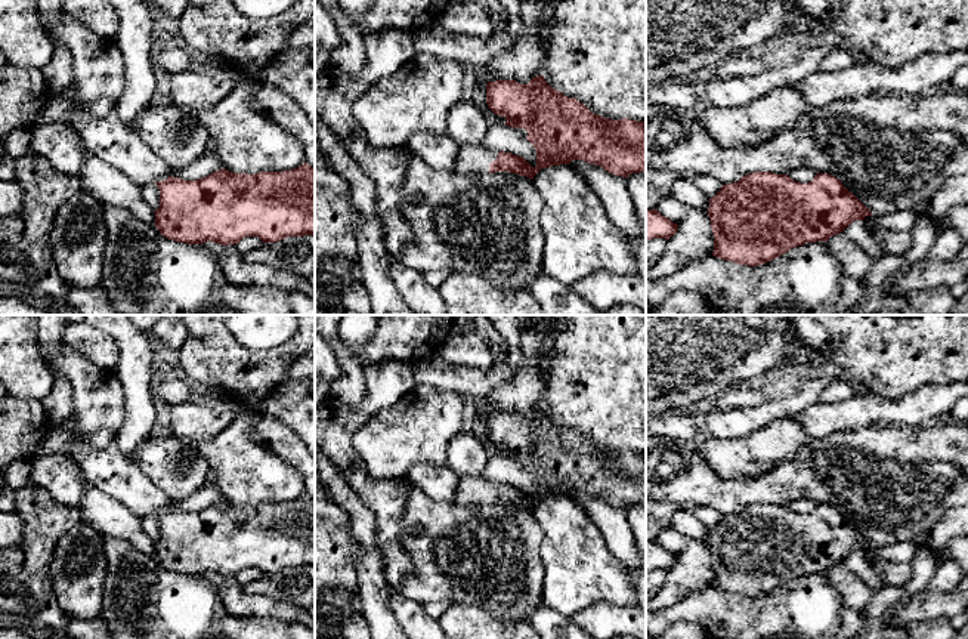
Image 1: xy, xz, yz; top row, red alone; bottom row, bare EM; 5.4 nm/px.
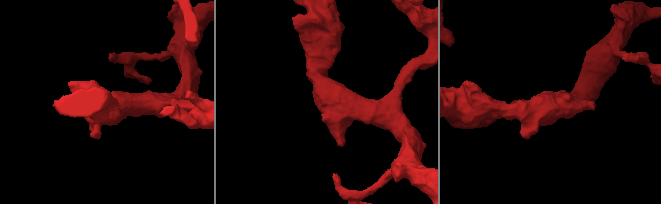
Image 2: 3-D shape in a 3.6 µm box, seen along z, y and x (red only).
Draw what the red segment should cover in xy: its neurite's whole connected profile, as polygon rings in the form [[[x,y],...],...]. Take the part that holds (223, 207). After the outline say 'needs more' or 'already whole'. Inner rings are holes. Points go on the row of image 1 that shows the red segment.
[[[68,89],[61,95],[74,102],[71,126],[92,154],[139,186],[157,183],[160,207],[154,213],[155,226],[163,237],[186,244],[213,241],[229,246],[238,244],[244,237],[276,243],[287,237],[315,235],[315,167],[303,163],[291,170],[254,175],[220,169],[197,180],[173,178],[163,158],[143,143],[134,127],[126,124],[115,108],[98,117],[84,111],[84,102],[75,101]]] | needs more

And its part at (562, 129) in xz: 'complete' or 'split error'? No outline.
split error

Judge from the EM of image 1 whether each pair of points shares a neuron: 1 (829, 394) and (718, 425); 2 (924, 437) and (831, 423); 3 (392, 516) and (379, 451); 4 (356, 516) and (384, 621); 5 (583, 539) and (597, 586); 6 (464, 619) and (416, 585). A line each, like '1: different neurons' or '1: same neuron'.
1: different neurons
2: different neurons
3: different neurons
4: same neuron
5: same neuron
6: different neurons

